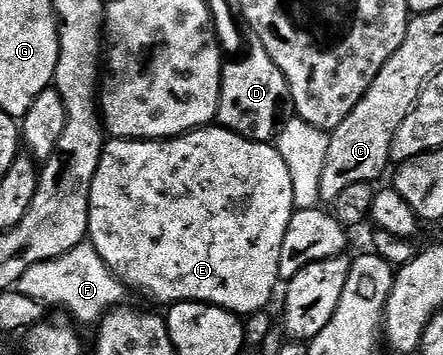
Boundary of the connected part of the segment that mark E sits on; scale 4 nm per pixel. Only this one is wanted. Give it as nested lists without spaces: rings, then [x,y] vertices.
[[[201,127],[182,137],[162,141],[112,139],[104,146],[104,154],[100,157],[98,171],[90,187],[87,240],[106,262],[109,271],[126,283],[129,290],[138,287],[158,301],[201,301],[204,305],[217,305],[219,309],[227,309],[230,313],[245,315],[244,313],[256,313],[259,309],[266,308],[272,292],[278,286],[278,255],[282,255],[282,239],[286,239],[286,227],[293,212],[294,183],[290,183],[290,171],[286,171],[286,163],[275,144],[247,141],[223,127]]]

